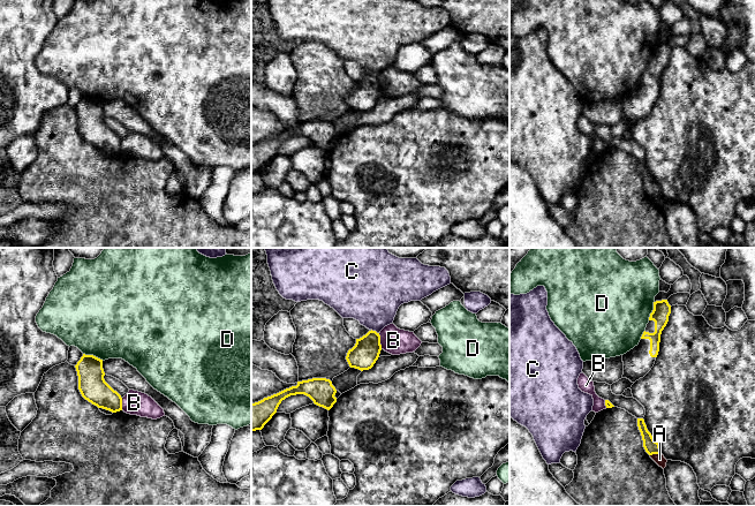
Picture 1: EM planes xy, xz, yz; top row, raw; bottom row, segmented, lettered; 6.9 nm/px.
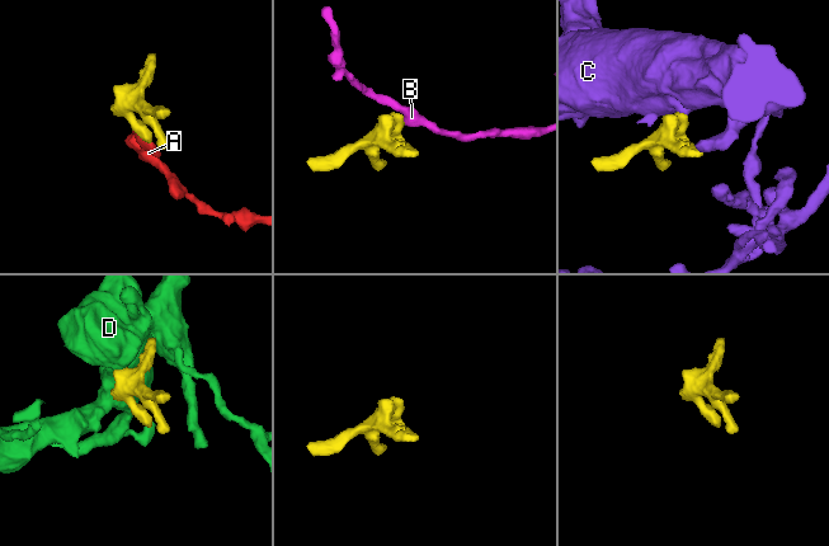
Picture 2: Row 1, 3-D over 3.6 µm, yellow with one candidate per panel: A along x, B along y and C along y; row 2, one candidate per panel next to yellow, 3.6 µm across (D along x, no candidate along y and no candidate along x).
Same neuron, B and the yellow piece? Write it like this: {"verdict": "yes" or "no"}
{"verdict": "no"}

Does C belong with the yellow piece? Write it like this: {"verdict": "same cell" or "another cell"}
{"verdict": "same cell"}

